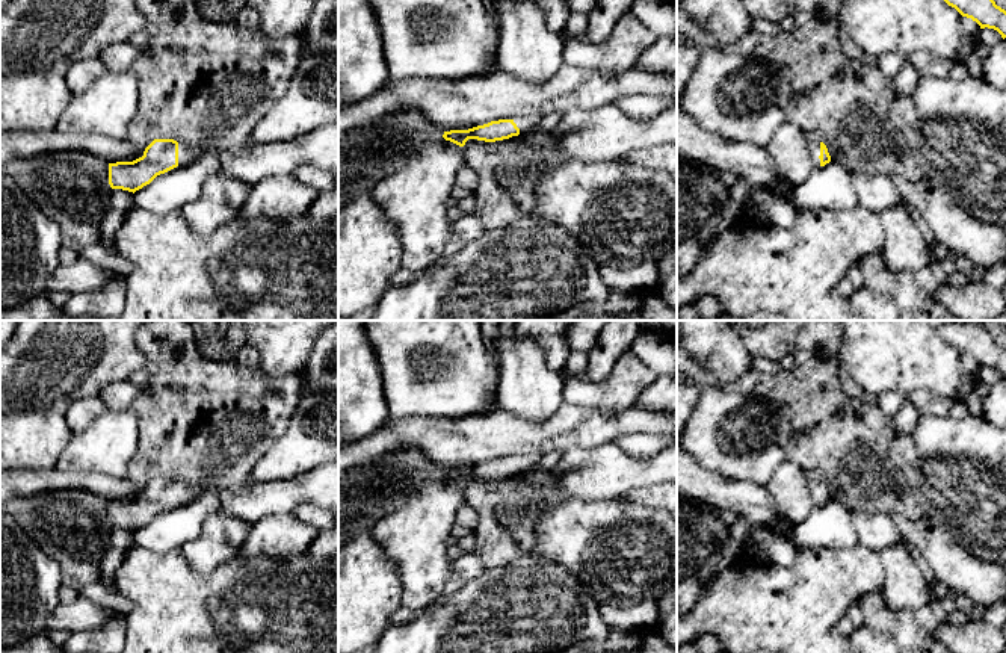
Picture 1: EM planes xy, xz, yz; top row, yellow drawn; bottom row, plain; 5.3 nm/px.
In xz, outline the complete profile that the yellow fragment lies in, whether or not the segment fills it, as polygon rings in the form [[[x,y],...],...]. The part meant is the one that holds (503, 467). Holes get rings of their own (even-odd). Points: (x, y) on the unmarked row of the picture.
[[[535,455],[498,458],[468,469],[444,470],[443,476],[459,485],[464,485],[468,478],[477,478],[485,481],[509,478],[512,475],[518,475],[520,472],[530,470],[538,463],[539,460]]]

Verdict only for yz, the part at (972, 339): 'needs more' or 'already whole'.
already whole

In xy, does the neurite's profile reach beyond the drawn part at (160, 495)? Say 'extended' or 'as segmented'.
extended

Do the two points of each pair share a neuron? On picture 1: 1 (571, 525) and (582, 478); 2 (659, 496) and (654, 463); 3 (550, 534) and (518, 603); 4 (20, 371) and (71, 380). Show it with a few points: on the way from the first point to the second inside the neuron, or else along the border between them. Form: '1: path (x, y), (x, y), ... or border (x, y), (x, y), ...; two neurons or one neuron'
1: border (612, 498), (568, 498), (547, 516); two neurons
2: border (660, 481), (651, 485), (633, 487), (624, 495); two neurons
3: border (533, 550), (552, 558), (571, 573); two neurons
4: path (32, 371), (59, 371); one neuron

